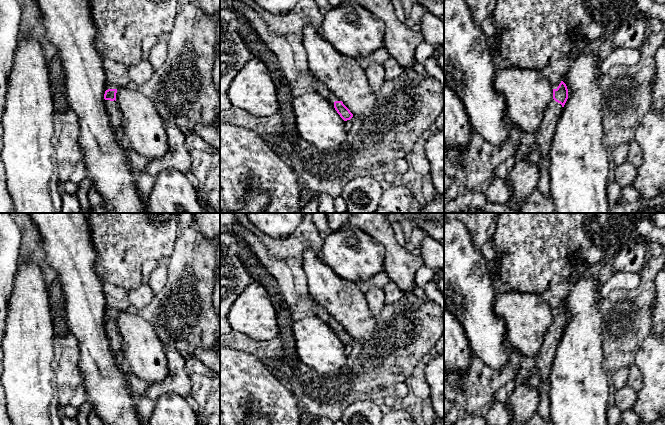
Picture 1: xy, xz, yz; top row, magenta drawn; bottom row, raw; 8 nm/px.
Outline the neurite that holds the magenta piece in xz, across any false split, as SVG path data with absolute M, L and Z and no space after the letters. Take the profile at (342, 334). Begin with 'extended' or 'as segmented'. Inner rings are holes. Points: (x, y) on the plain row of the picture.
extended | M330 316L326 322L344 345L350 344L353 341L350 334L334 317Z

